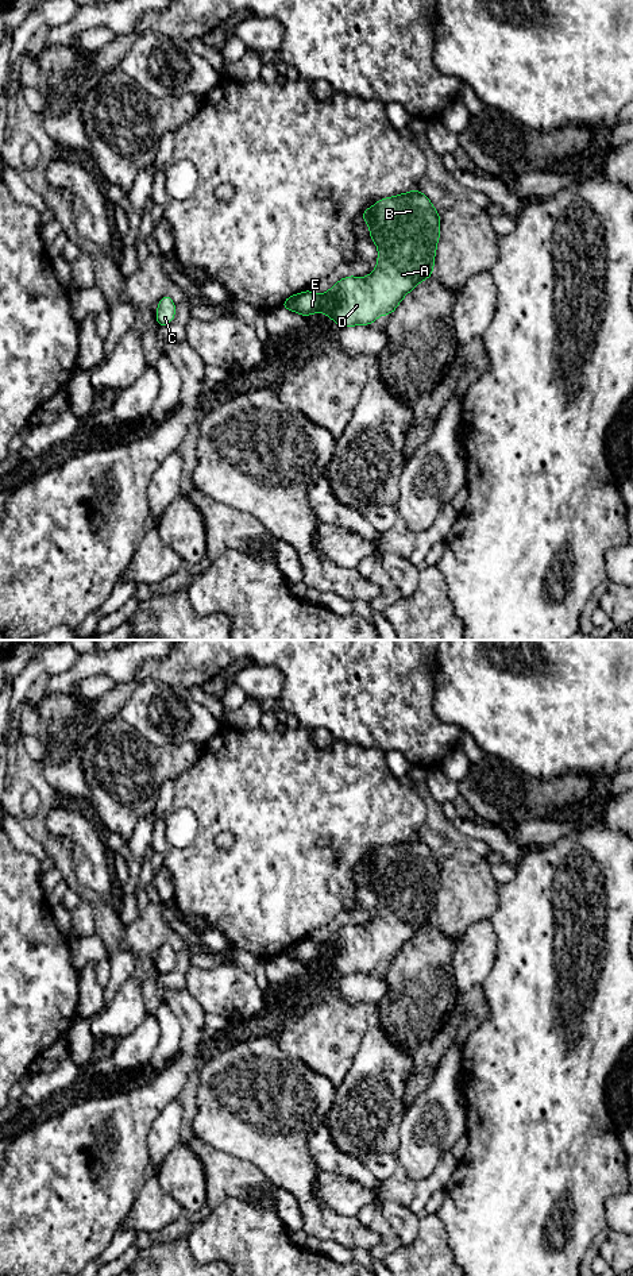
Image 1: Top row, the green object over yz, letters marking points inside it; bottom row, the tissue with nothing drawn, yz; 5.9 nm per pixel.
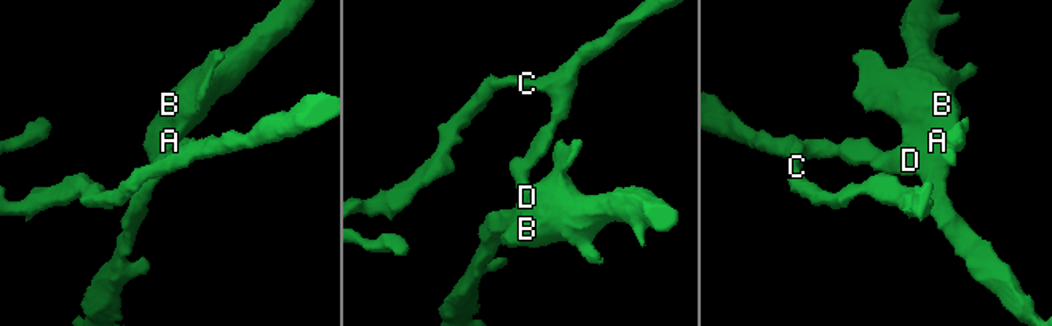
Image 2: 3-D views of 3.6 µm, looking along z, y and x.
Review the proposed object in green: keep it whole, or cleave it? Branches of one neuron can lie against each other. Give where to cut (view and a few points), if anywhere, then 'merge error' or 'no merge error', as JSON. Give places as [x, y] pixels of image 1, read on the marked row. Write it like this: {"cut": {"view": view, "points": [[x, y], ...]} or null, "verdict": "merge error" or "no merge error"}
{"cut": {"view": "yz", "points": [[303, 293], [293, 311]]}, "verdict": "merge error"}

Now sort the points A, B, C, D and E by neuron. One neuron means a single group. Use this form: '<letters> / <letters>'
A B D E / C

